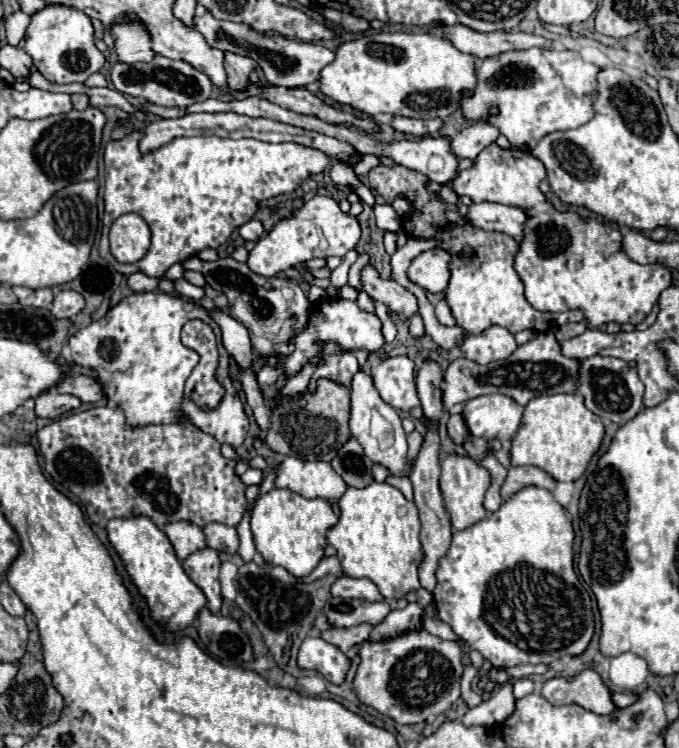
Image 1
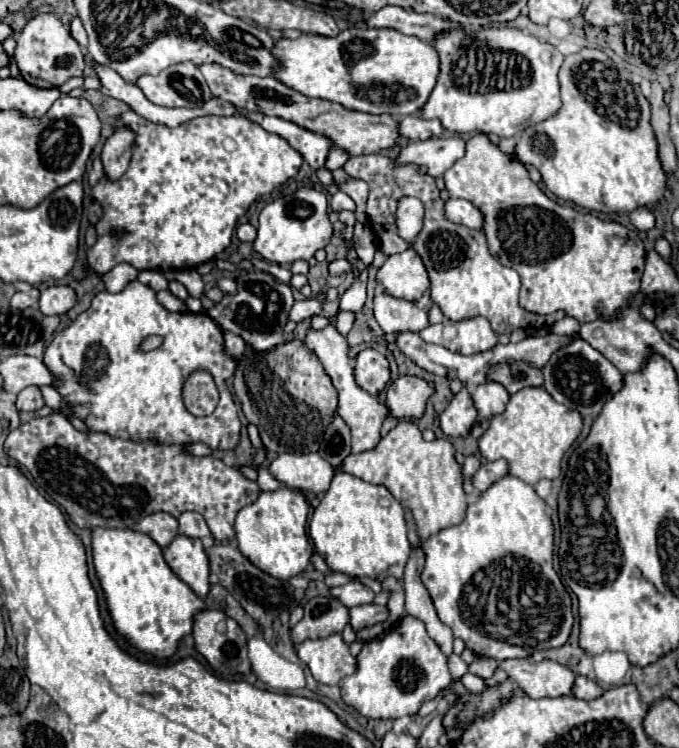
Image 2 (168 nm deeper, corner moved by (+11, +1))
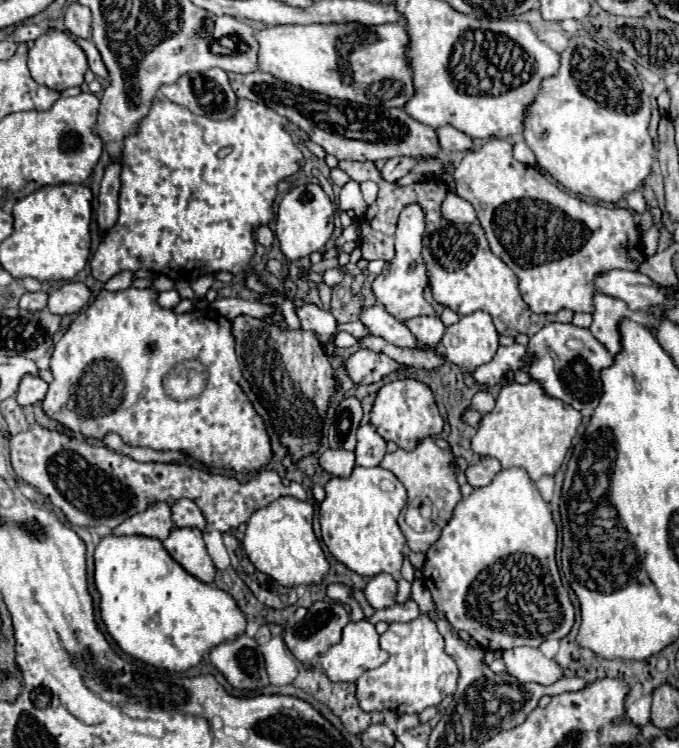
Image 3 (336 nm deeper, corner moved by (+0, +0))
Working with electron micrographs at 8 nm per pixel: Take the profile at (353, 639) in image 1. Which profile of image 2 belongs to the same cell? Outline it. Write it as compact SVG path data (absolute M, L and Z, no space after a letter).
M377 604L352 607L349 608L349 613L350 624L355 632L359 632L361 628L367 628L367 626L381 624L389 618L389 608L387 606L377 606Z

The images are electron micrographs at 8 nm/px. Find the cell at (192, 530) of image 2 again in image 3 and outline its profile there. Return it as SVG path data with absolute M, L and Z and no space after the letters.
M180 499L172 505L172 519L176 527L196 527L200 531L206 529L204 513L190 499Z

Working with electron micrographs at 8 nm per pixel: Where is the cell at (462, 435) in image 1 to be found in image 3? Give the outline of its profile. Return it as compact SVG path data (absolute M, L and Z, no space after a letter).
M478 391L472 399L472 409L478 413L484 413L484 415L490 413L494 409L494 405L496 405L496 401L488 391Z

